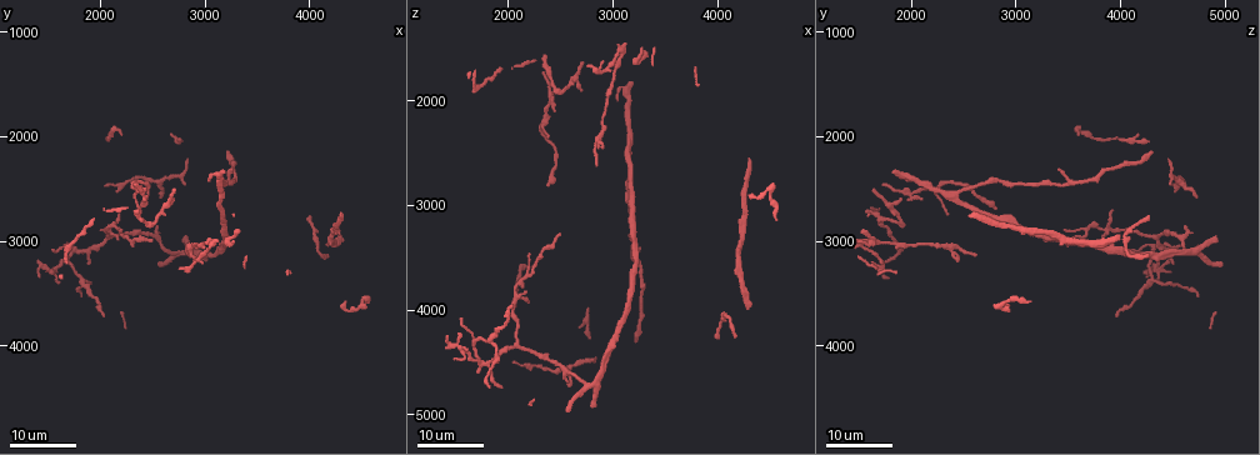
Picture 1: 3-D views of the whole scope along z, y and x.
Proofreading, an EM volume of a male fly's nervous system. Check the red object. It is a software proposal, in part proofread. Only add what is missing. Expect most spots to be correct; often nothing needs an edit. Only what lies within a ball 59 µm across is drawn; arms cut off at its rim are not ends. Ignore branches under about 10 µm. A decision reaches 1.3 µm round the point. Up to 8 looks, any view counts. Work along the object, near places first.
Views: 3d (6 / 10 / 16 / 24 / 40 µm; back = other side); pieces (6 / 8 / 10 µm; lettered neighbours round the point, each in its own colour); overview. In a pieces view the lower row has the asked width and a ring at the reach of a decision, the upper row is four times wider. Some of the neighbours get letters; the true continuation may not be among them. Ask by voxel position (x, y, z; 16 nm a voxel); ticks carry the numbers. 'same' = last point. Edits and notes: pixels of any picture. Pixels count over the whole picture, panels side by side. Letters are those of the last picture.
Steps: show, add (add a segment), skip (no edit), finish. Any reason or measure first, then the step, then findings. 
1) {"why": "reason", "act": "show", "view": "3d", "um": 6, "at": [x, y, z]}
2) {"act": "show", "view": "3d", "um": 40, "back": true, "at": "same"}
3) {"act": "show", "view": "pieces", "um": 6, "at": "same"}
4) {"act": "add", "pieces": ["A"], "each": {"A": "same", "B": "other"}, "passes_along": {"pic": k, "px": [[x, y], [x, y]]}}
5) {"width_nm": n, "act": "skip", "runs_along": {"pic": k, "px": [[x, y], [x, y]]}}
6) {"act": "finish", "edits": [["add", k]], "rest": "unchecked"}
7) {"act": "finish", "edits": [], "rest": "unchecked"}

{"why": "tapers out", "act": "show", "view": "3d", "um": 16, "at": [2860, 3100, 2600]}

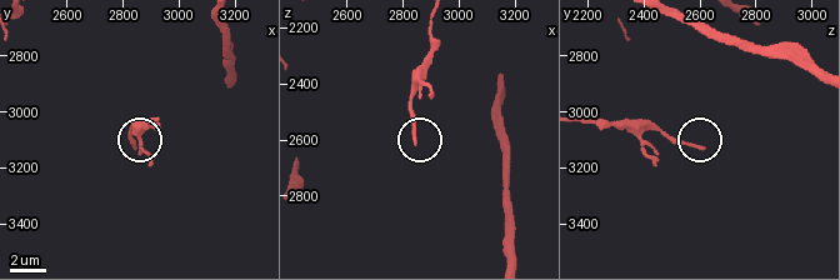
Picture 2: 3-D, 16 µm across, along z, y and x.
{"act": "show", "view": "pieces", "um": 6, "at": [2860, 3120, 2610]}

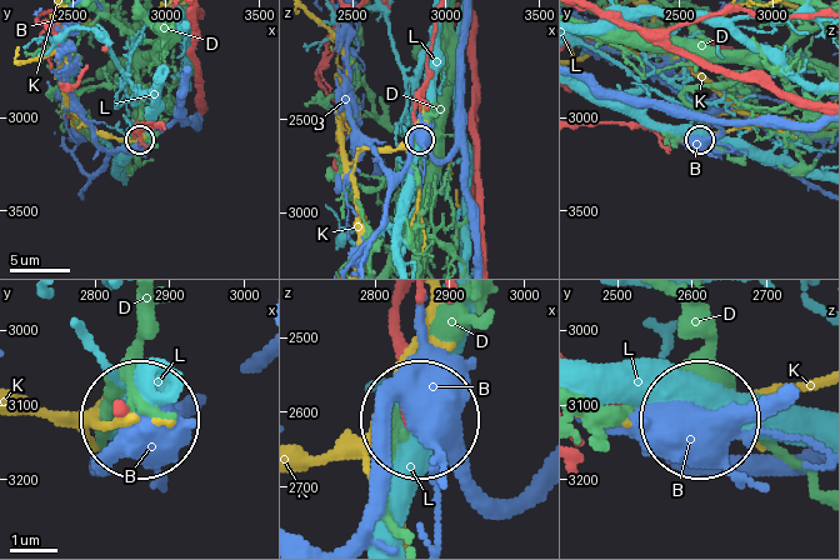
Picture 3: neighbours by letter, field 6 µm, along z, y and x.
{"act": "skip", "each": {"B": "other", "D": "other", "K": "other", "L": "other"}, "found": "no lettered segment goes on from it"}

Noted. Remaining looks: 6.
{"act": "show", "view": "3d", "um": 16, "at": [2460, 3000, 3300]}

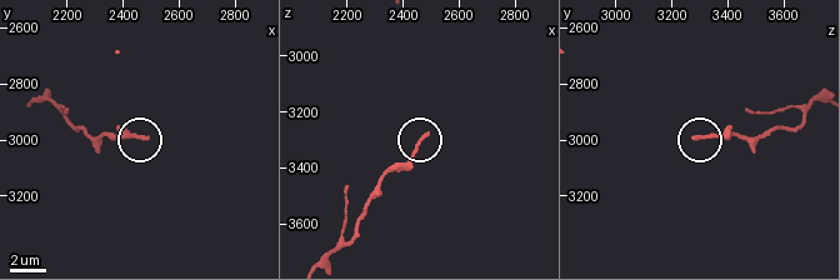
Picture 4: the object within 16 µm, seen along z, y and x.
{"why": "what lies round it", "act": "show", "view": "pieces", "um": 8, "at": [2480, 3000, 3290]}

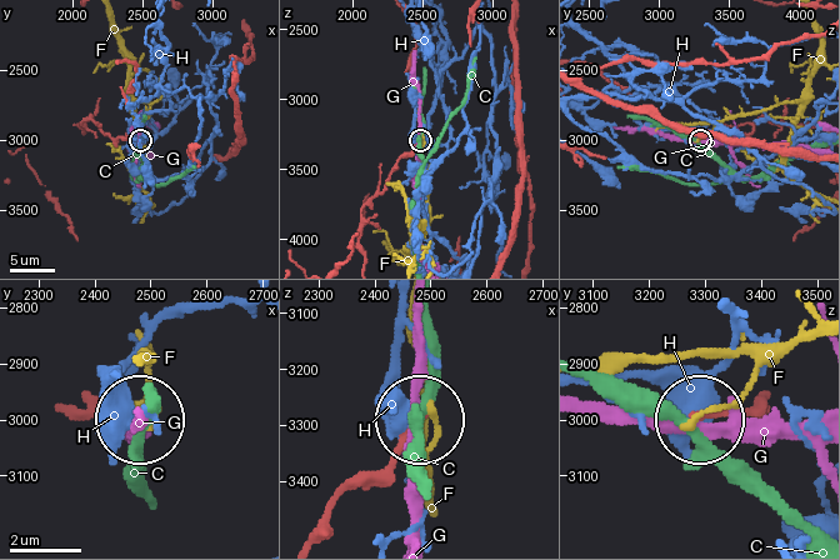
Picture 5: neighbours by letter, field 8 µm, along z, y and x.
{"width_nm": 180, "act": "skip", "each": {"C": "other", "F": "other", "G": "other", "H": "other"}, "found": "no lettered segment goes on from it"}

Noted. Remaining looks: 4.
{"why": "tapers out", "act": "show", "view": "3d", "um": 16, "at": [3260, 2320, 3400]}

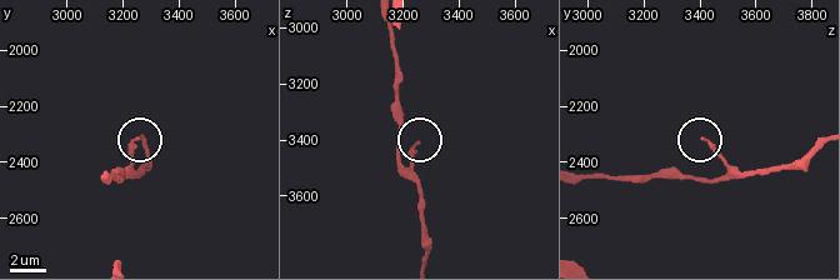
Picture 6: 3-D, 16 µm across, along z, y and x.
{"act": "show", "view": "pieces", "um": 8, "at": [3250, 2310, 3400]}

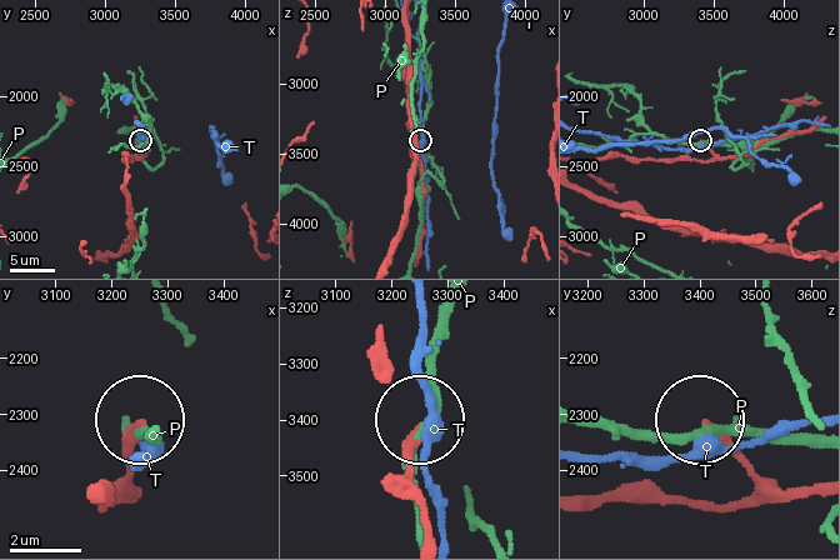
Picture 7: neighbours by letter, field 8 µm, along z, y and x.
{"width_nm": 180, "act": "skip", "each": {"P": "other", "T": "other"}, "runs_along": {"pic": 7, "px": [[599, 159], [708, 161], [713, 153], [701, 140]]}, "found": "none of them fits"}

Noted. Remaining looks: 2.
{"why": "tapers out", "act": "show", "view": "3d", "um": 16, "at": [2000, 3700, 3980]}

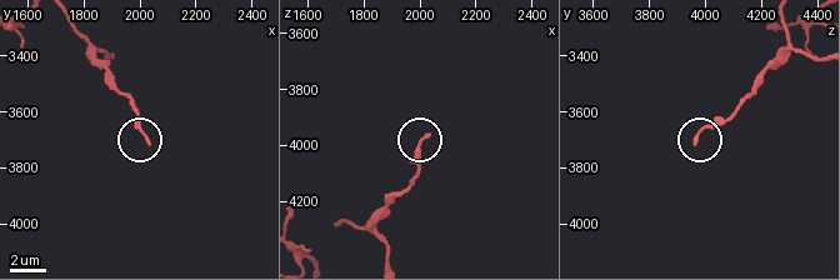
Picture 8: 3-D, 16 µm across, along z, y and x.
{"act": "show", "view": "pieces", "um": 10, "at": [2030, 3710, 3960]}

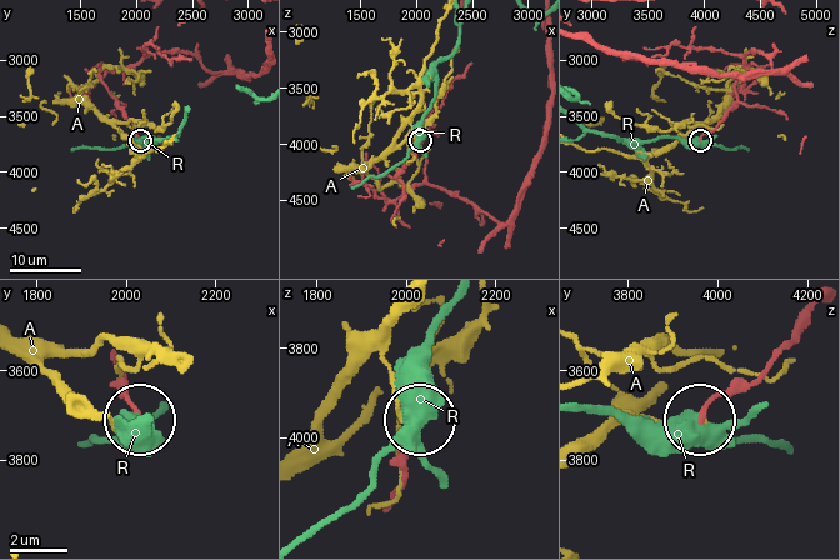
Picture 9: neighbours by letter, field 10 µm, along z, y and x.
{"act": "skip", "each": {"A": "other", "R": "other"}, "runs_along": {"pic": 9, "px": [[814, 308], [761, 373], [725, 386], [699, 420]]}, "found": "no lettered segment goes on from it"}

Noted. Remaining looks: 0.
{"act": "finish", "edits": [], "rest": "unchecked"}

